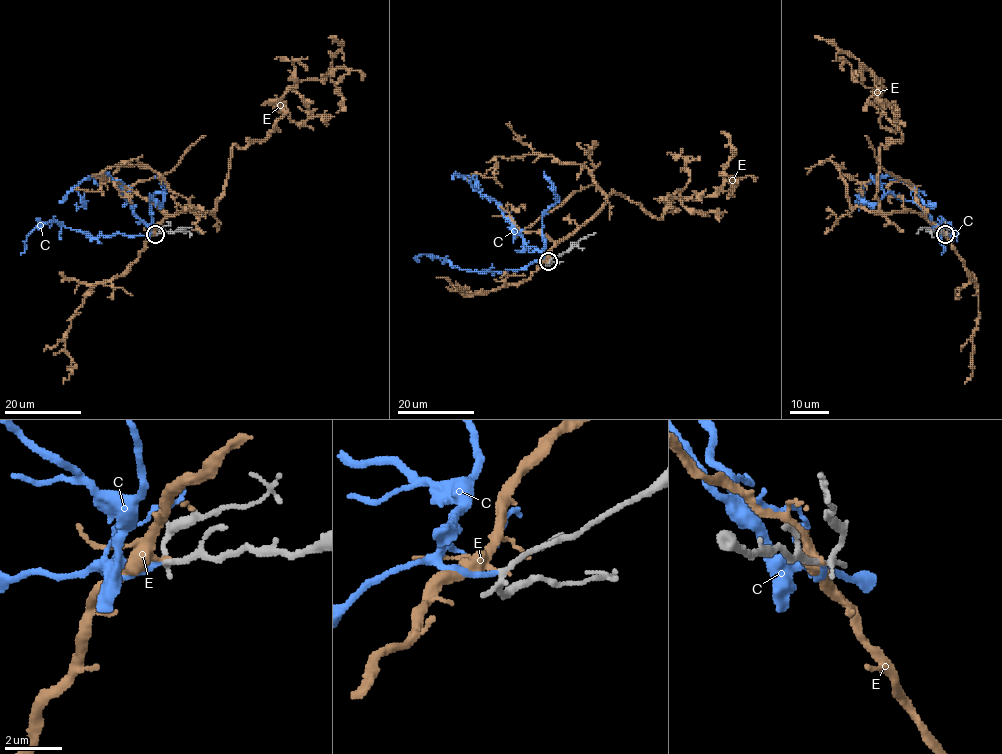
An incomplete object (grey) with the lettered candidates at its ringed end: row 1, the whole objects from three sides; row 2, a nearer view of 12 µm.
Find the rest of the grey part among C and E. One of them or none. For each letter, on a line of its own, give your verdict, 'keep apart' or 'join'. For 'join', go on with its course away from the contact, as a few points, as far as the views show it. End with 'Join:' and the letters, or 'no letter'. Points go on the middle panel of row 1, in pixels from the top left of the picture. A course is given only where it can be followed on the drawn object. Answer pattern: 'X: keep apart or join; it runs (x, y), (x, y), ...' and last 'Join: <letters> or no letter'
C: join; it runs (548, 261), (540, 260), (542, 253), (526, 244), (493, 200), (476, 190), (466, 179), (476, 179), (469, 175)
E: keep apart
Join: C

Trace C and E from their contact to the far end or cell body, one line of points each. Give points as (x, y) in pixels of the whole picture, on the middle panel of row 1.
C: (548, 261), (540, 260), (542, 253), (526, 244), (493, 200), (476, 190), (466, 179), (476, 179), (469, 175)
E: (548, 261), (607, 195), (656, 217), (678, 190), (715, 195), (734, 151), (721, 131)

